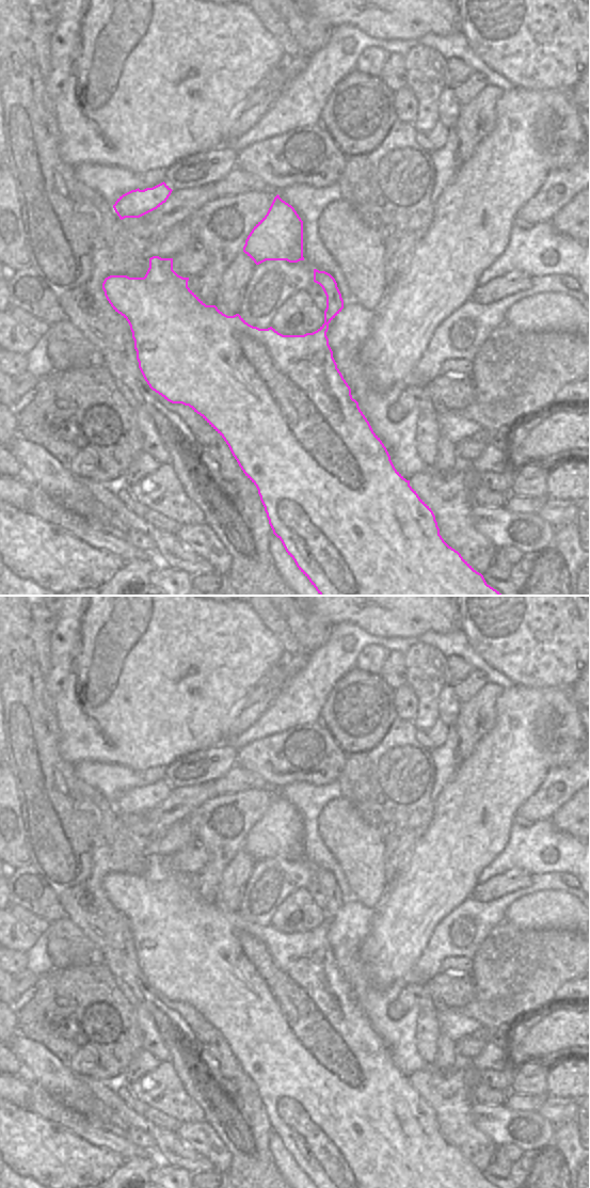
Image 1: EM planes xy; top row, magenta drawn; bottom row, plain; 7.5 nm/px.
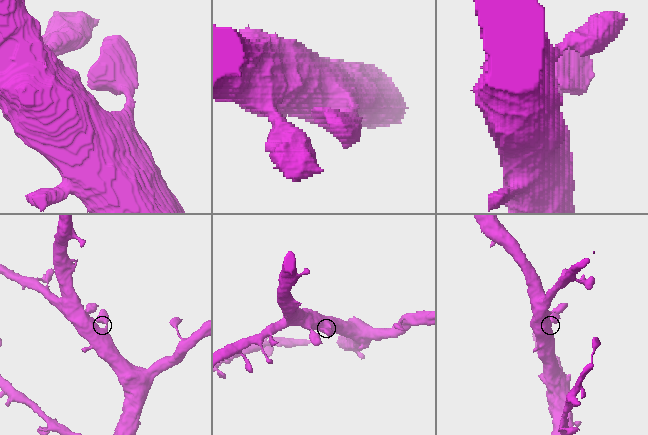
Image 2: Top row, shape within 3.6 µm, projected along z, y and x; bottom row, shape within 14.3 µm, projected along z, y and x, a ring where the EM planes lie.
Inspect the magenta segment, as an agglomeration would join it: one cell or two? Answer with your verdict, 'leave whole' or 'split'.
leave whole

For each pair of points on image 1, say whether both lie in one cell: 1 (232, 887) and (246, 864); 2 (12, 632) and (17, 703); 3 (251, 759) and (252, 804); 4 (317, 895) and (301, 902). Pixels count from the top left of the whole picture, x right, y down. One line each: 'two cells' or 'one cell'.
1: one cell
2: one cell
3: two cells
4: two cells

